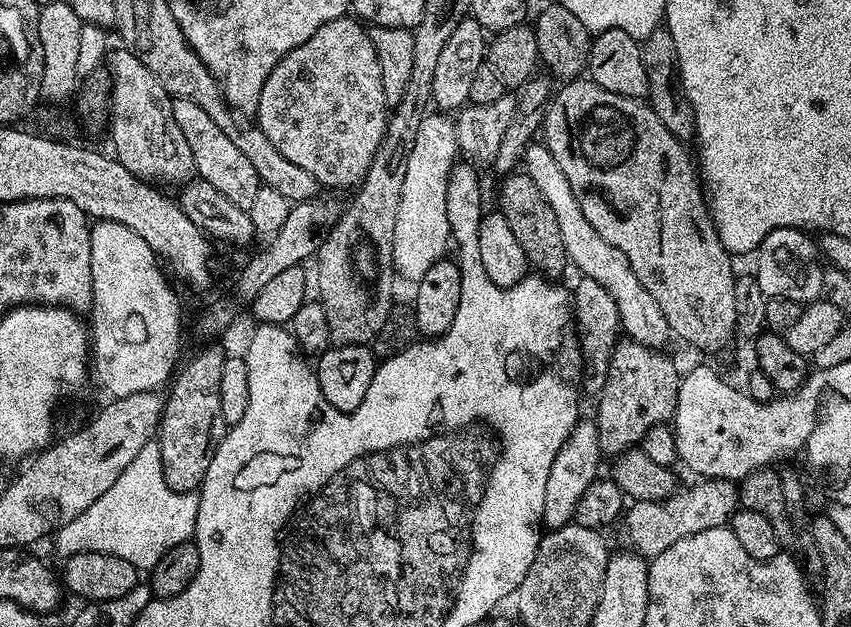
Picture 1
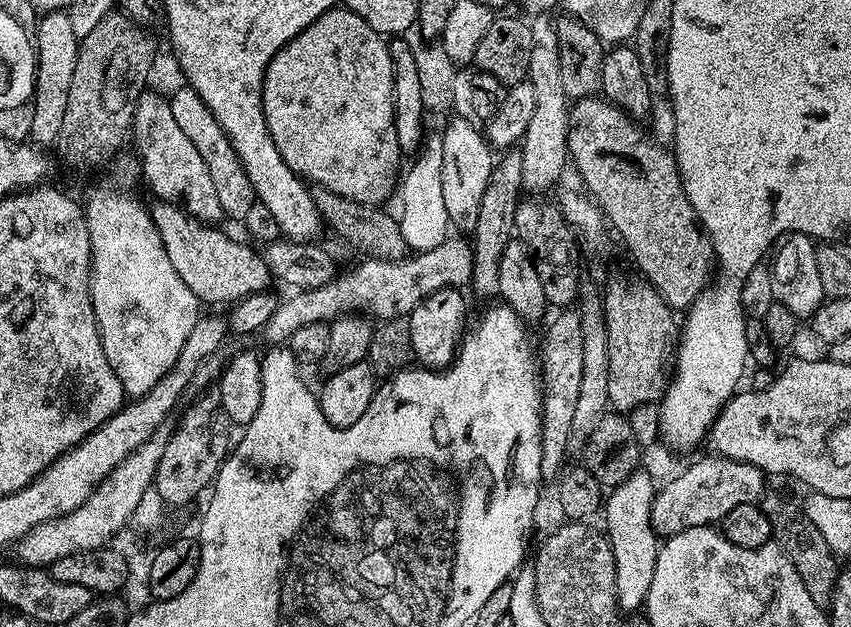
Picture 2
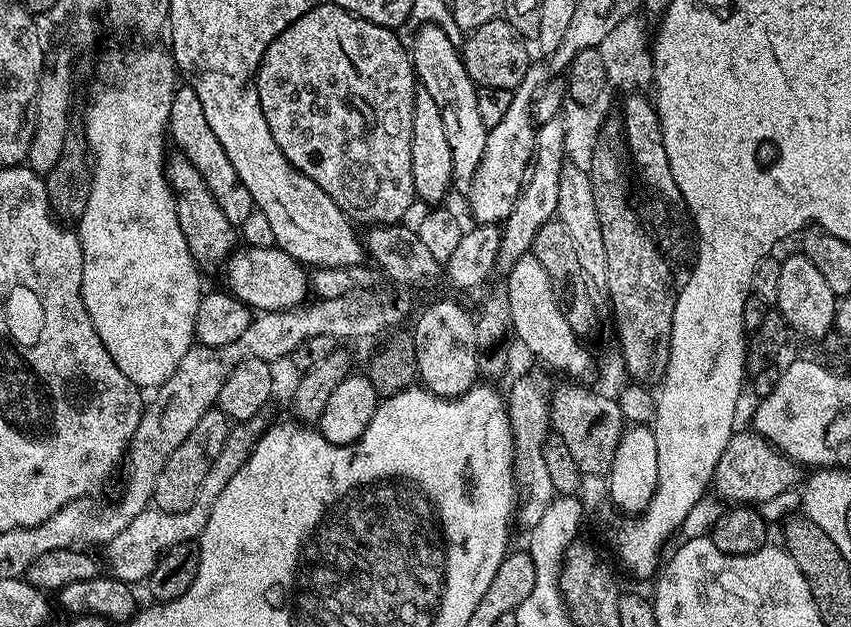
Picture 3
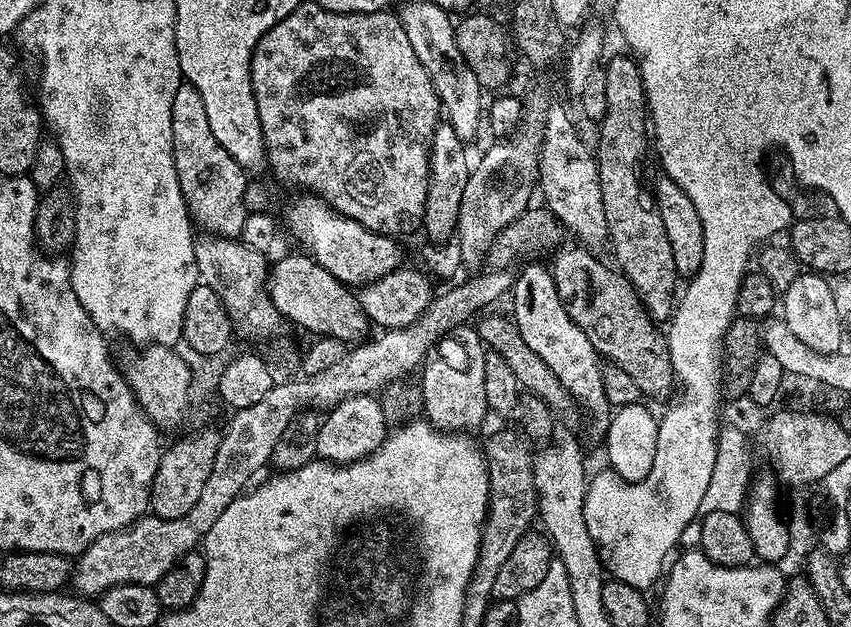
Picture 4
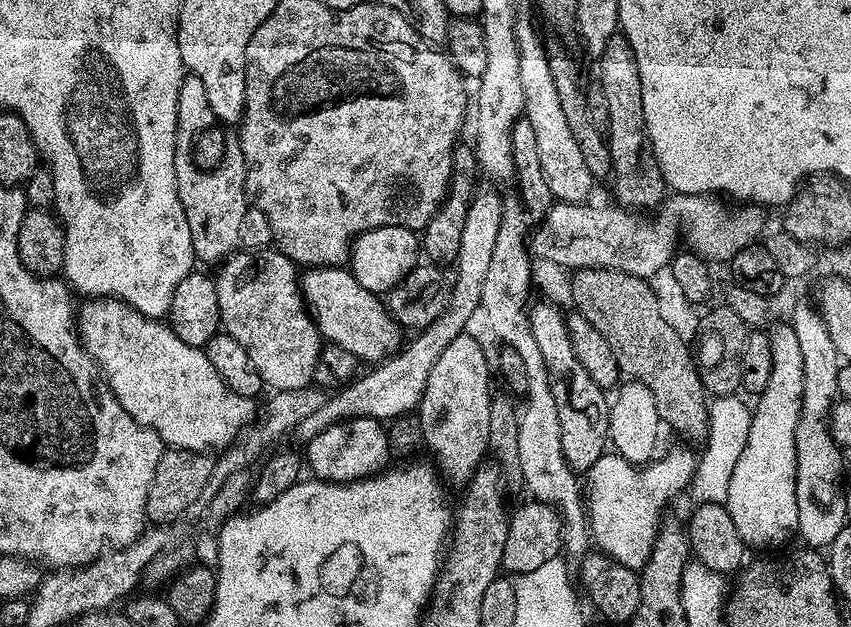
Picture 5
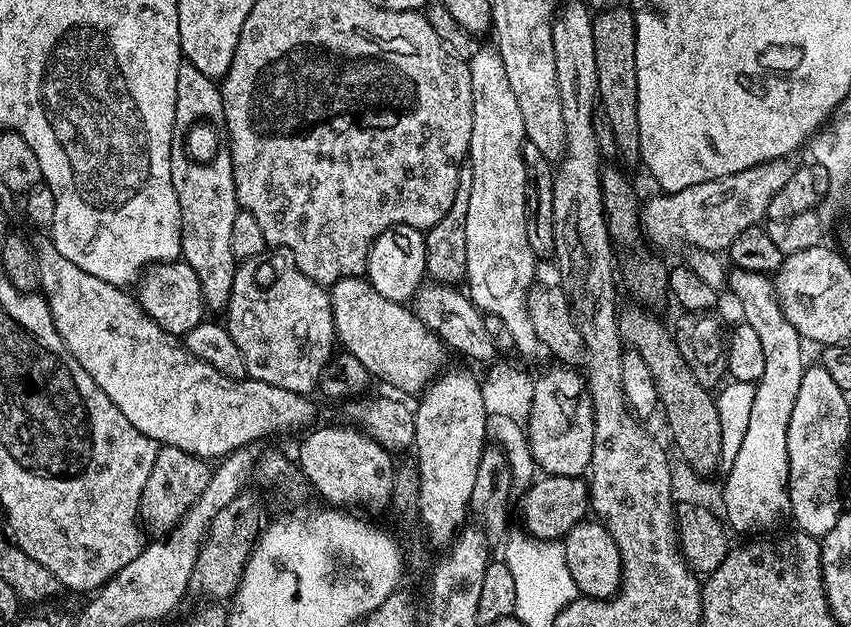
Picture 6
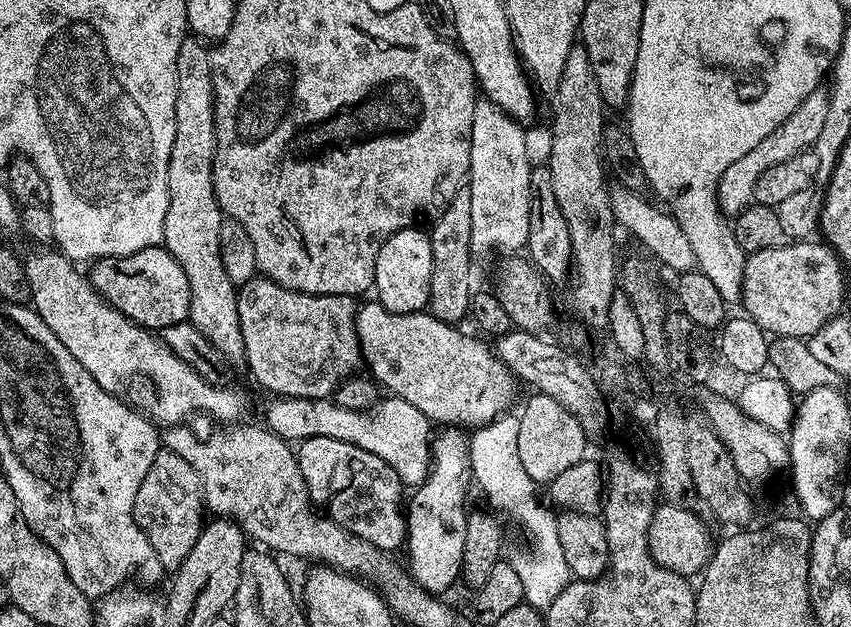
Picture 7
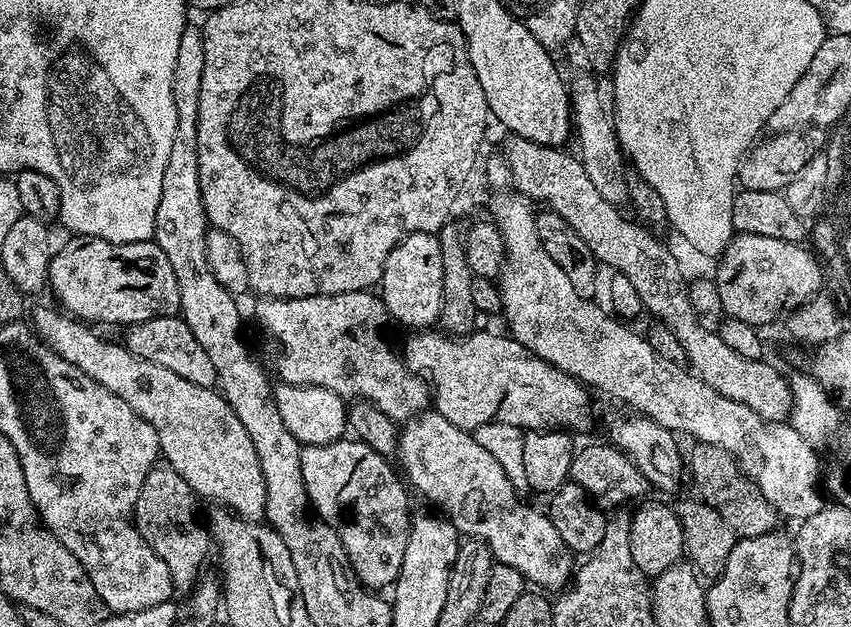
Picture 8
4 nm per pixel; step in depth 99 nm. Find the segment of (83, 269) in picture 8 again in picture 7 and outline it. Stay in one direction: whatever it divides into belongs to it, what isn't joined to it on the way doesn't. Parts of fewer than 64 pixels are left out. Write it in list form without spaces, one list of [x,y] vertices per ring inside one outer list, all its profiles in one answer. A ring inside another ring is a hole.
[[[147,248],[138,250],[129,256],[111,256],[105,260],[95,261],[91,265],[90,279],[103,300],[108,300],[126,318],[136,324],[153,330],[163,330],[166,326],[183,324],[190,314],[190,282],[186,282],[186,270],[168,253],[167,248]]]

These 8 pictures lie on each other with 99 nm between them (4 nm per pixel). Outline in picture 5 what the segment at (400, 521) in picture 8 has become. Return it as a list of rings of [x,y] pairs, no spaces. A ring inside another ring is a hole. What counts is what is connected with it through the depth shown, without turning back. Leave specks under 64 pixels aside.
[[[355,416],[352,420],[341,420],[339,424],[330,425],[322,434],[318,434],[306,446],[306,464],[313,468],[315,475],[322,480],[338,484],[347,484],[350,480],[371,478],[389,463],[386,428],[381,421]]]

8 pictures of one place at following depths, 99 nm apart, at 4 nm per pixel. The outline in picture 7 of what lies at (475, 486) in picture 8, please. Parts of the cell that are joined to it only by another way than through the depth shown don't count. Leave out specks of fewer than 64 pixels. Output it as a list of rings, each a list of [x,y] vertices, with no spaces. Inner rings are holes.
[[[388,394],[372,408],[346,410],[338,406],[335,399],[307,400],[297,396],[282,396],[269,399],[266,426],[275,436],[289,442],[310,438],[338,438],[338,442],[350,442],[350,446],[362,446],[370,454],[378,454],[394,474],[398,474],[401,485],[419,486],[424,483],[432,468],[432,437],[434,424],[410,402]]]

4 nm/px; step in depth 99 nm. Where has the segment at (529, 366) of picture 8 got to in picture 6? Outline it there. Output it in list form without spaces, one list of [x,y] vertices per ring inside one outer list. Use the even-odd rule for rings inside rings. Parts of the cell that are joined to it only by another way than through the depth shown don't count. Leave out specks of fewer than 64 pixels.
[[[351,276],[340,280],[337,284],[331,285],[330,299],[336,339],[342,345],[343,351],[354,354],[354,358],[358,358],[358,362],[362,362],[362,366],[366,366],[369,377],[376,379],[377,376],[378,379],[393,384],[400,392],[420,394],[445,371],[446,345],[444,341],[439,340],[434,333],[428,331],[427,326],[416,317],[416,313],[412,311],[411,307],[396,304],[390,298],[382,298],[382,294],[378,294],[378,290],[374,290],[374,286],[369,284],[367,279]]]

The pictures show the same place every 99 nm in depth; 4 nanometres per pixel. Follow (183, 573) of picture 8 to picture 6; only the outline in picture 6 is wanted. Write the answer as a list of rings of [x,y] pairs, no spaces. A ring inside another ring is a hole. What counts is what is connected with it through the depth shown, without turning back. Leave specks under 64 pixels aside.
[[[174,446],[157,447],[154,458],[154,470],[150,470],[150,478],[146,478],[146,486],[142,486],[140,499],[140,523],[149,533],[166,534],[180,519],[187,514],[190,506],[198,502],[202,490],[212,477],[213,465],[205,457],[195,456],[186,450],[178,450]]]

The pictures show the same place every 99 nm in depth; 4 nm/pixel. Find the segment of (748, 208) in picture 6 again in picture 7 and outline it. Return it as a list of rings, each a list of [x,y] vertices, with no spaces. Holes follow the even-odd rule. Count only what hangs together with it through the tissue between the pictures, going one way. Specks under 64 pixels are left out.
[[[816,89],[799,104],[798,109],[778,127],[774,133],[768,134],[749,153],[744,154],[737,161],[732,162],[723,172],[717,188],[717,200],[720,204],[721,212],[726,216],[737,216],[753,203],[753,192],[757,186],[758,178],[766,170],[776,164],[788,161],[800,152],[811,149],[817,142],[818,136],[826,121],[826,113],[829,106],[829,95],[821,89]]]

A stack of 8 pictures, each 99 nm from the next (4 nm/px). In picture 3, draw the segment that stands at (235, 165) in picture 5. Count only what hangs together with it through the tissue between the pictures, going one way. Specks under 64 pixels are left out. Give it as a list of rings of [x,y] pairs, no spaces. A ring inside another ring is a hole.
[[[177,87],[172,96],[168,136],[171,143],[173,140],[180,147],[177,148],[179,155],[187,158],[194,166],[194,170],[198,170],[198,174],[202,176],[202,182],[206,182],[210,194],[214,194],[214,202],[218,202],[222,214],[226,214],[228,221],[234,226],[246,222],[248,215],[254,211],[250,190],[242,186],[242,178],[238,178],[234,166],[230,166],[230,158],[226,158],[226,150],[222,150],[214,130],[210,130],[210,125],[206,122],[206,114],[202,110],[202,102],[192,88]]]

